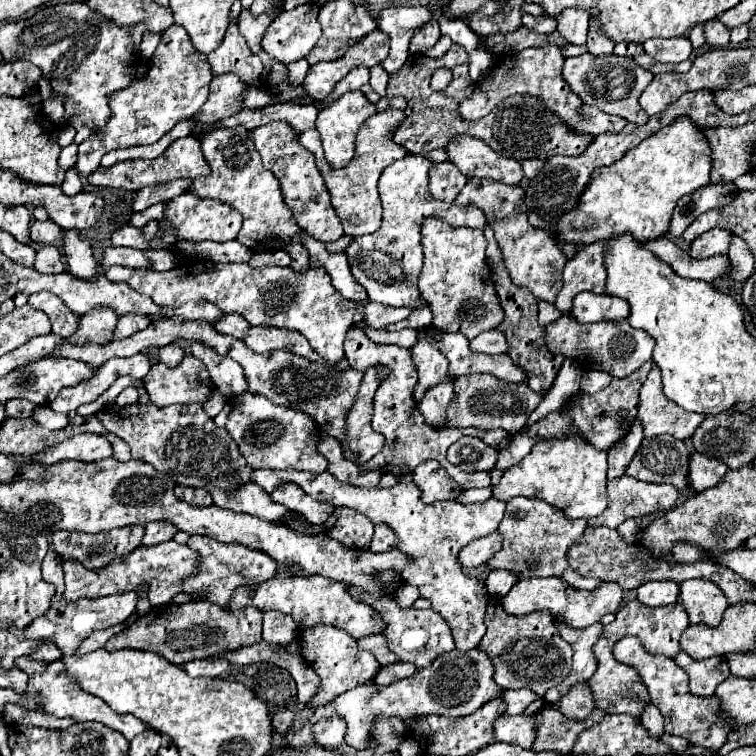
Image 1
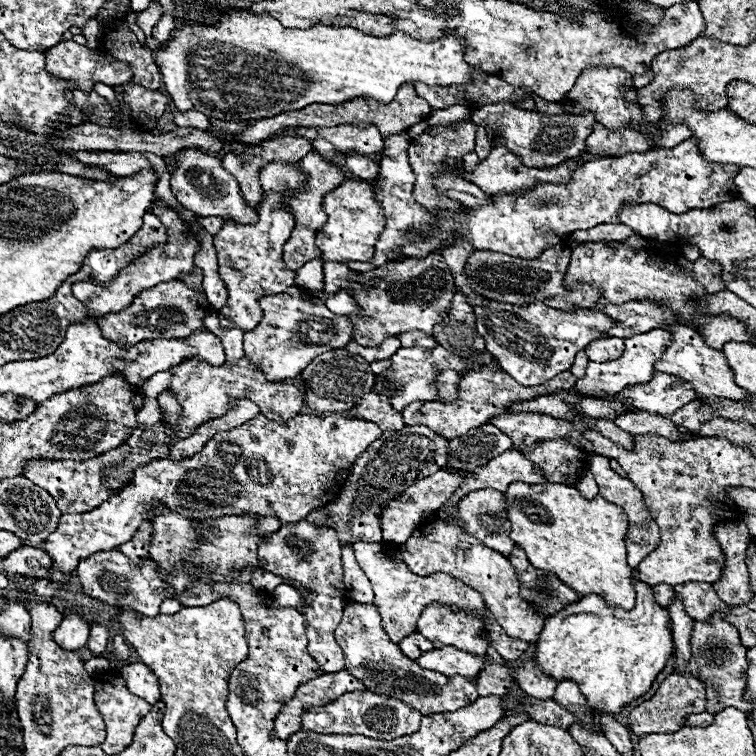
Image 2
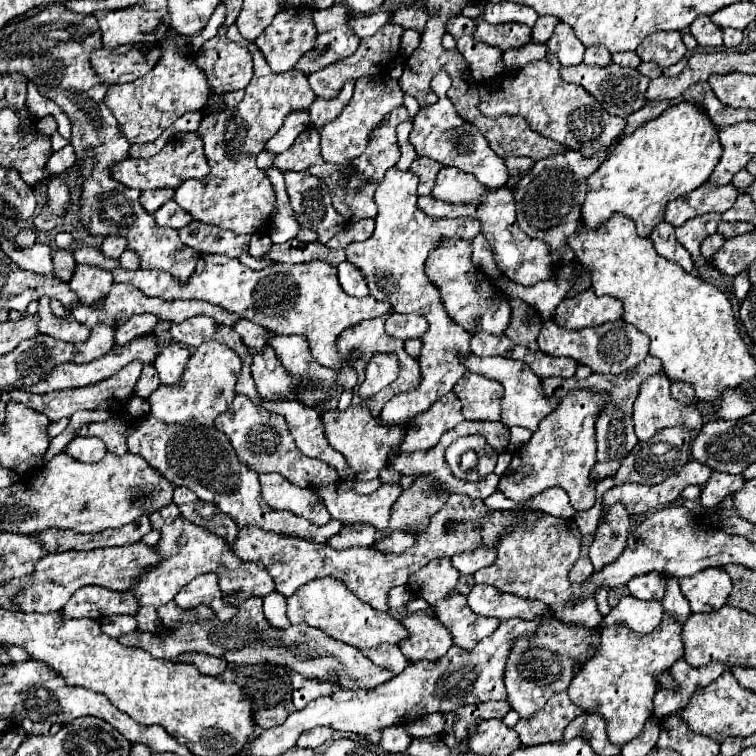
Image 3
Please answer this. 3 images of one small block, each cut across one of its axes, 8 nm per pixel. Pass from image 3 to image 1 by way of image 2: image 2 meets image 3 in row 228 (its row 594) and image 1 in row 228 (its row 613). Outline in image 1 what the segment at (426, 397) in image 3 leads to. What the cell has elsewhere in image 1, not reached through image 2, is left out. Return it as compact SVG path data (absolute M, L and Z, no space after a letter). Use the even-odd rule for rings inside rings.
M406 156L390 164L378 182L380 200L384 206L382 226L374 234L356 236L346 248L350 270L360 282L372 302L386 306L404 306L418 308L426 306L422 294L418 294L418 274L423 266L423 251L420 244L420 230L426 218L438 218L450 222L450 226L468 226L468 228L486 228L486 216L476 206L454 206L448 202L438 202L428 192L428 168L430 160L424 156Z

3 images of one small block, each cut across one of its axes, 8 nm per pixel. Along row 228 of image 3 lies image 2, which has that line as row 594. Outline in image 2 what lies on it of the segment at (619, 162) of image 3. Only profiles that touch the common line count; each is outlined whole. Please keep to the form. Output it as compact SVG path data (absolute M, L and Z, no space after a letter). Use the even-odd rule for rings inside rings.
M634 580L634 588L636 588L636 606L632 610L610 608L610 606L606 606L606 602L600 596L590 594L590 596L584 596L578 602L566 606L562 612L548 616L544 630L540 632L540 636L536 640L534 660L536 660L538 668L542 672L546 672L546 676L554 678L556 682L574 680L578 684L582 696L586 696L586 702L590 704L590 710L594 714L606 712L610 716L616 716L618 712L622 712L622 708L626 704L630 704L632 700L640 698L644 692L650 690L652 682L664 668L666 660L672 656L668 610L660 608L654 602L652 586L648 586L640 580Z

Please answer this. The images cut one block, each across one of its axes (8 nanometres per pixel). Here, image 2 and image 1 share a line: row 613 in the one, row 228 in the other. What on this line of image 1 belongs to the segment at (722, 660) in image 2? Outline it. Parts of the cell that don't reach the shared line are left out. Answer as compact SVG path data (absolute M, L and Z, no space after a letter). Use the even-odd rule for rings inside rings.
M708 230L706 234L698 236L690 244L690 256L692 258L710 258L714 254L726 254L730 244L730 232L728 230Z

